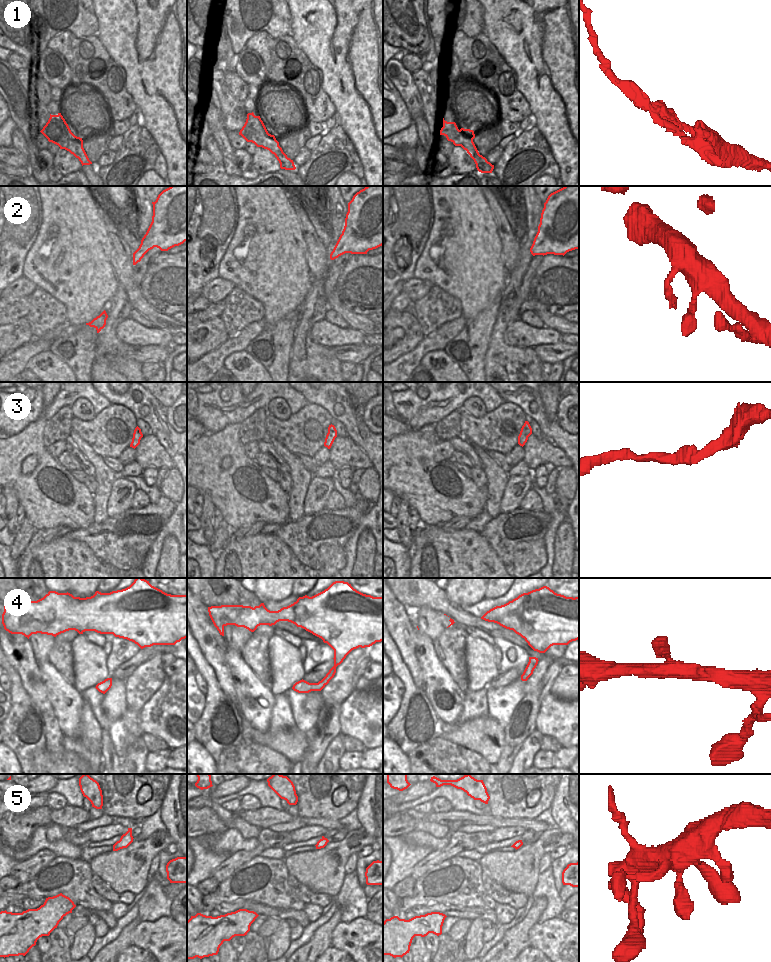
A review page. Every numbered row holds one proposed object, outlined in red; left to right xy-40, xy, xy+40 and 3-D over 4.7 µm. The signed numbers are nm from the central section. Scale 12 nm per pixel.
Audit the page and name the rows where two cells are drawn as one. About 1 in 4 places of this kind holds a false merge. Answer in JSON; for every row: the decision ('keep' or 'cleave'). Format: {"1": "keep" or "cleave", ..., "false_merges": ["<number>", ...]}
{"1": "cleave", "2": "keep", "3": "keep", "4": "keep", "5": "keep", "false_merges": ["1"]}

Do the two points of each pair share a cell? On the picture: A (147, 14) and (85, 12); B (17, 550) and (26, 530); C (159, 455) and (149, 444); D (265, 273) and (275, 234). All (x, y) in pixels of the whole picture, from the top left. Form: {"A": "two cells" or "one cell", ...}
{"A": "two cells", "B": "one cell", "C": "one cell", "D": "one cell"}

